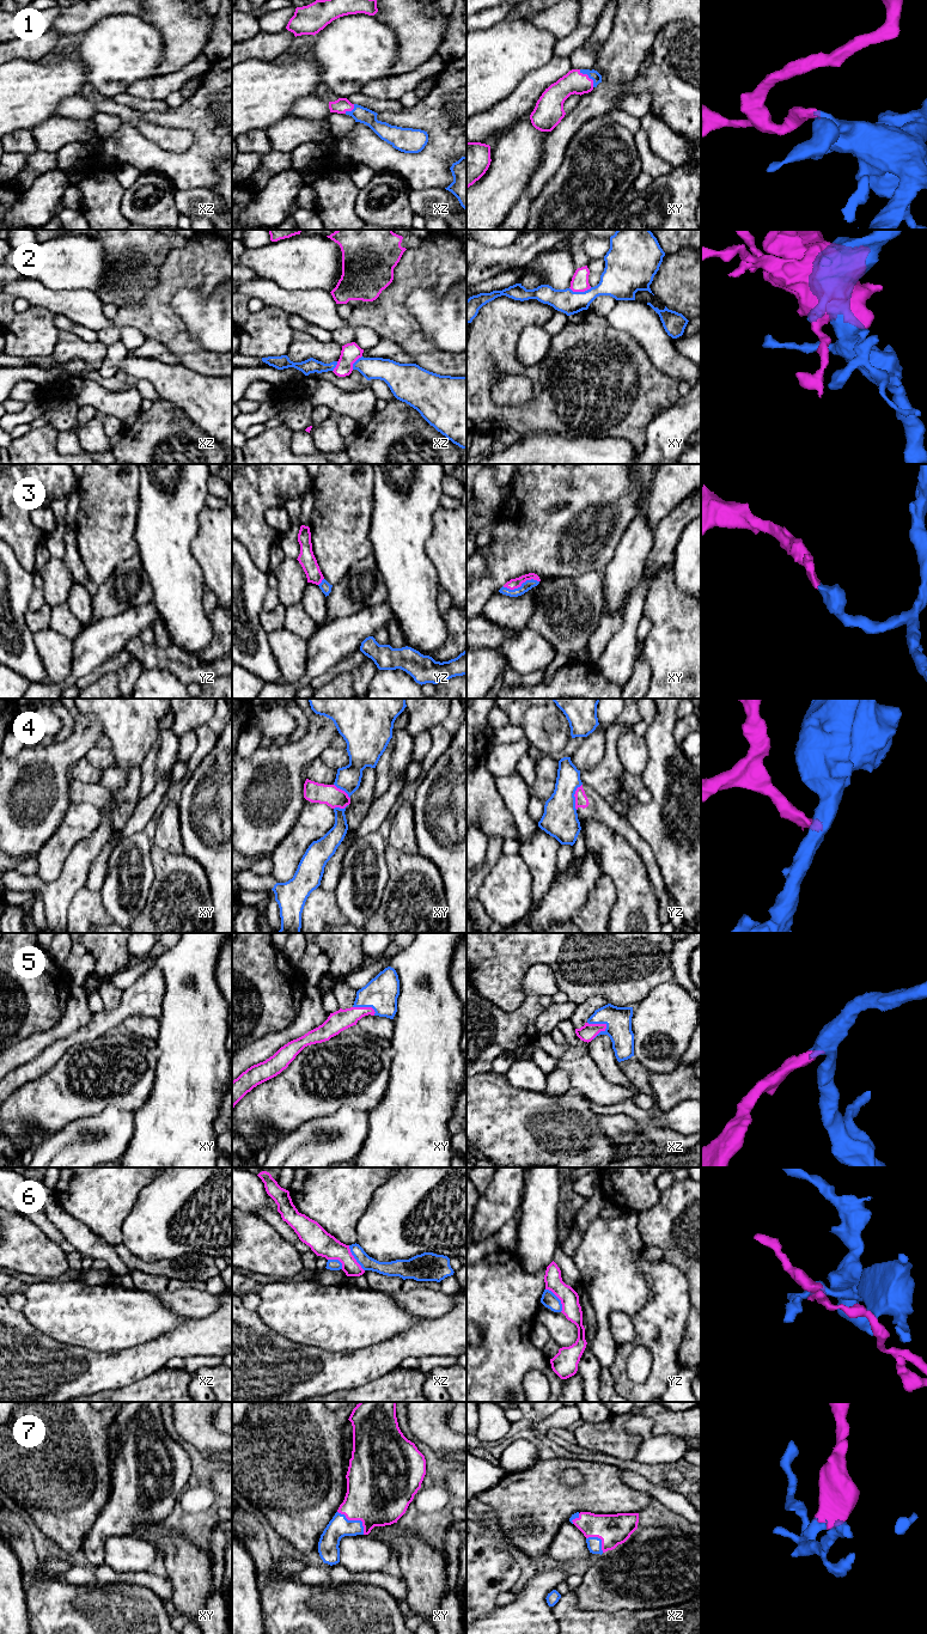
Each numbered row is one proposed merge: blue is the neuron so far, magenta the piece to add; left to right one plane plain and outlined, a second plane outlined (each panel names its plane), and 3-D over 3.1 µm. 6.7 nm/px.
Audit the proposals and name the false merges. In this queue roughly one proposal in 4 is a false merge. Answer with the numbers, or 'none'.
2, 4, 6

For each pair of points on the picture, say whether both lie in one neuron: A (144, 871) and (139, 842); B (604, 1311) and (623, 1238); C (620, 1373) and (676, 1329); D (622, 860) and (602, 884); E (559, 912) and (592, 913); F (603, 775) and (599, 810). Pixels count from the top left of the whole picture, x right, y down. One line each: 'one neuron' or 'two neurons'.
A: one neuron
B: one neuron
C: one neuron
D: two neurons
E: two neurons
F: two neurons

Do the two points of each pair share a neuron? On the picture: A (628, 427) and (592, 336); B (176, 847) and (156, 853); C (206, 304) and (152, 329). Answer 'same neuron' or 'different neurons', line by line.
A: same neuron
B: different neurons
C: different neurons

